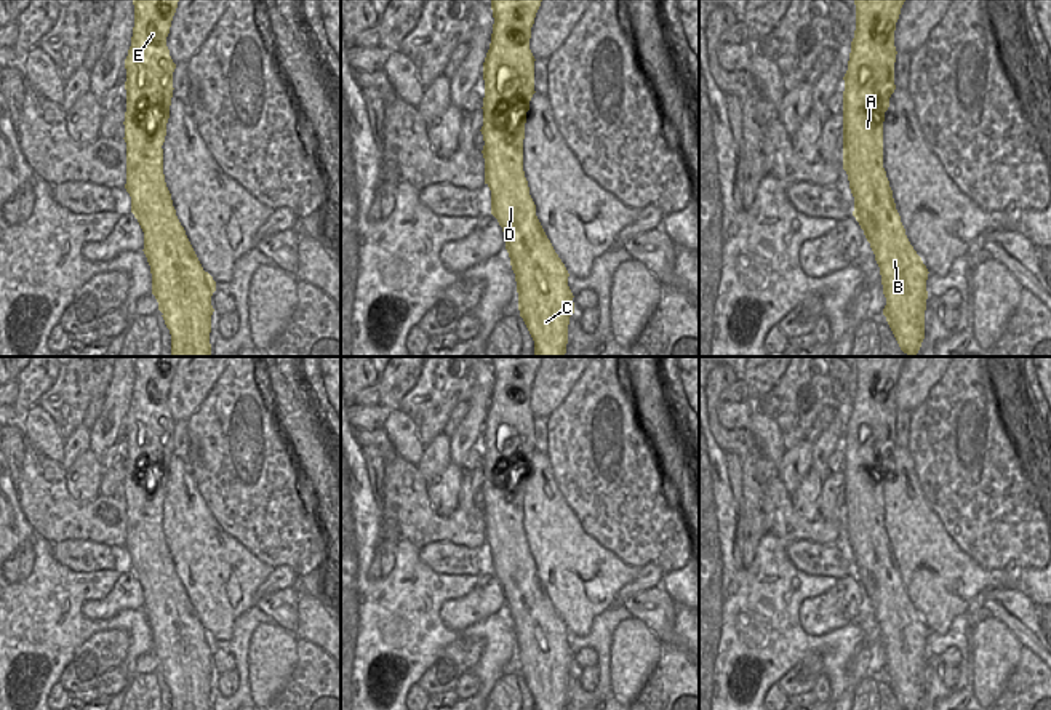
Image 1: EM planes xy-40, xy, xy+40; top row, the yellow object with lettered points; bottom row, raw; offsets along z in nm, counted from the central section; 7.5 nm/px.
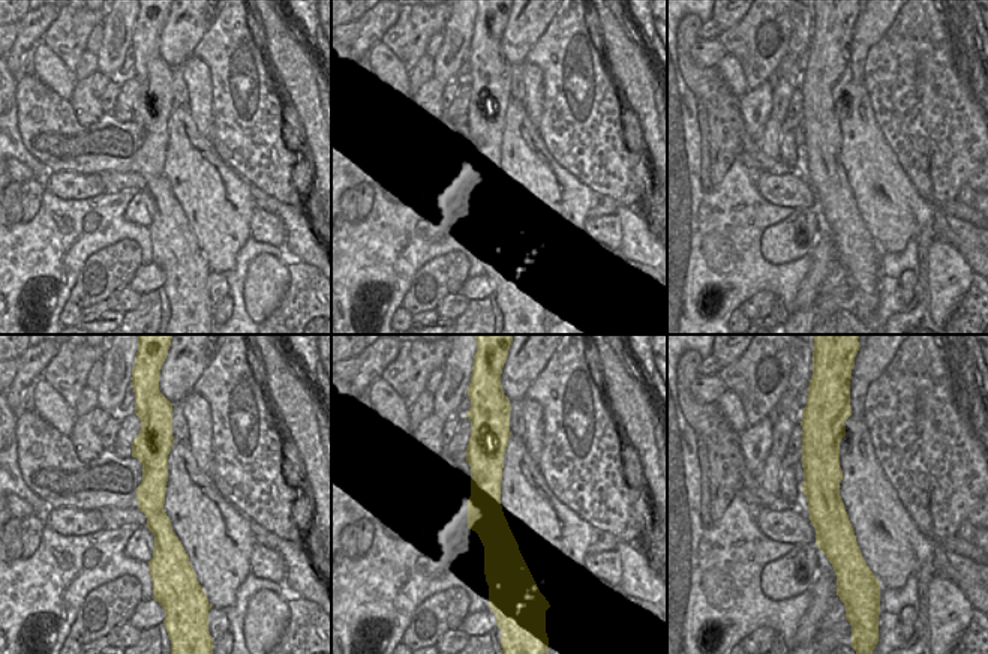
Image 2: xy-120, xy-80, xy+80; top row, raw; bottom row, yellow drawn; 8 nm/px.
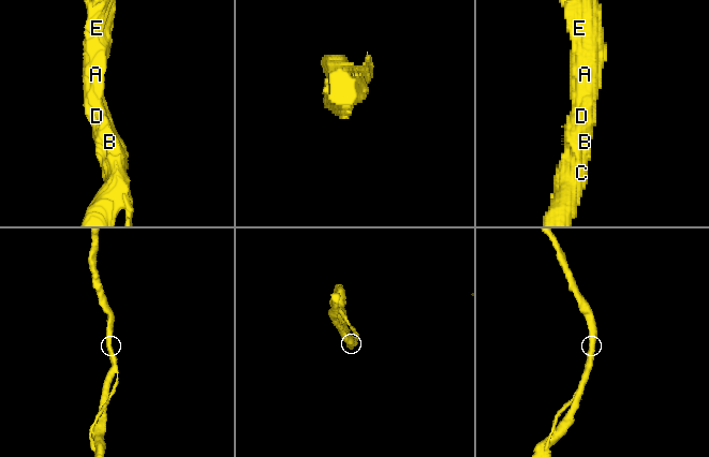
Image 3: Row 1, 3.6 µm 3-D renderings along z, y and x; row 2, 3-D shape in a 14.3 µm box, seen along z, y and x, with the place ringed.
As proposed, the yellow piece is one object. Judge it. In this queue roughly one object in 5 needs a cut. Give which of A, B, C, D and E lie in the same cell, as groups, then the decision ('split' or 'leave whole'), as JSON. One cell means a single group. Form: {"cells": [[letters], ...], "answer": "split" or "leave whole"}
{"cells": [["A", "B", "C", "D", "E"]], "answer": "leave whole"}

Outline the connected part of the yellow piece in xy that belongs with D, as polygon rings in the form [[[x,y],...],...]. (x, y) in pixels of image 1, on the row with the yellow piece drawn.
[[[491,0],[493,34],[483,62],[483,158],[485,184],[491,190],[491,214],[504,232],[506,249],[515,273],[518,310],[533,341],[534,357],[565,357],[569,317],[574,313],[568,270],[537,216],[523,171],[526,112],[534,91],[534,56],[529,50],[531,27],[542,0]]]

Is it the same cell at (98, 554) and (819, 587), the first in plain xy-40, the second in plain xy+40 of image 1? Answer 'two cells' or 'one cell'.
two cells

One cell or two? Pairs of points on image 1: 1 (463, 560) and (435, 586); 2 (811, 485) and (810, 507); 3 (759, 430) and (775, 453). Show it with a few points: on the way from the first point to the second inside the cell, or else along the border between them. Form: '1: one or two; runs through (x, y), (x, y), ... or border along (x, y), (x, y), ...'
1: two; border along (418, 550), (418, 557), (435, 571), (477, 576)
2: one; runs through (810, 490), (810, 502)
3: one; runs through (763, 435), (773, 448)

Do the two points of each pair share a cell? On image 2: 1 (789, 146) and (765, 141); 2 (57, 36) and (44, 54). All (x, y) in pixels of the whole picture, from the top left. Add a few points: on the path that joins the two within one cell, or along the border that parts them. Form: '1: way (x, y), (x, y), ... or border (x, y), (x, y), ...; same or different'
1: border (781, 123), (778, 156); different
2: border (42, 42), (60, 59), (71, 74); different

